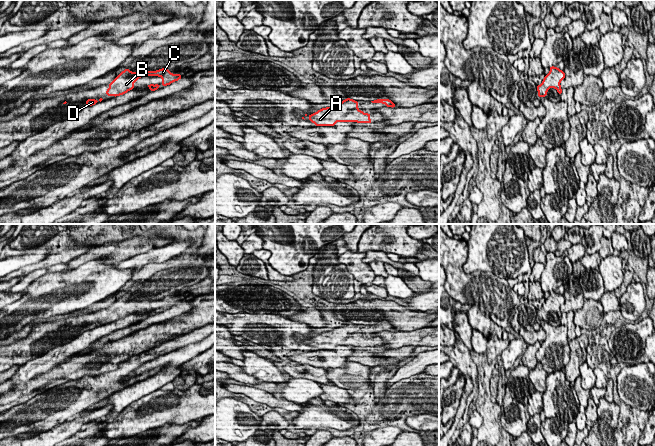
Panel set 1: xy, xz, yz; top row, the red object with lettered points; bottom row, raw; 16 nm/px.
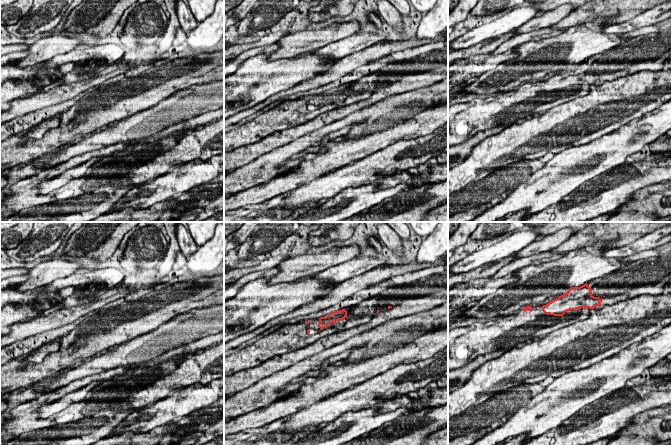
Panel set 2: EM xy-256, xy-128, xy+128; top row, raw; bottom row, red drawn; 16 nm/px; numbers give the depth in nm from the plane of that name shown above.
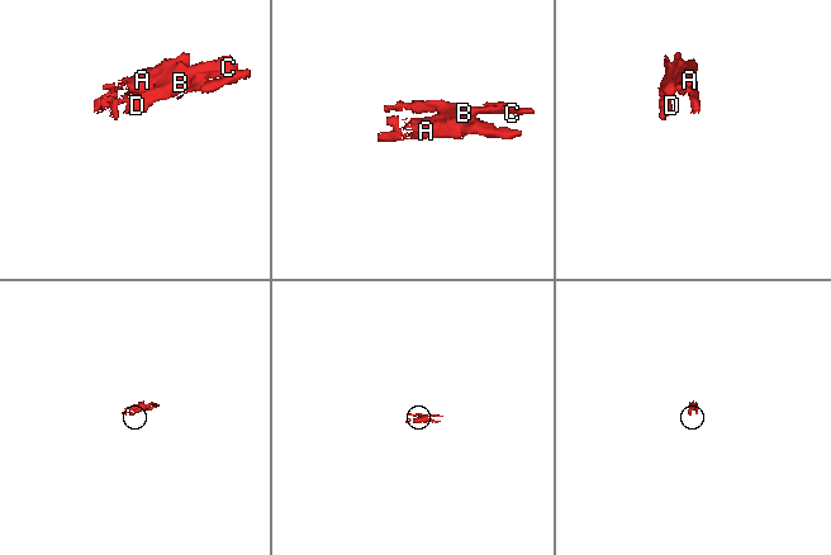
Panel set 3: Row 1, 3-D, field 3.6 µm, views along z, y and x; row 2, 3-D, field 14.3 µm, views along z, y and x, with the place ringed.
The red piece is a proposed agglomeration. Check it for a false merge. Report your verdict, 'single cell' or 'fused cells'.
single cell

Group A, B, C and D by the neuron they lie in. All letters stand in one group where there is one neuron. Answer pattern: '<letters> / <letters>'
A B C D

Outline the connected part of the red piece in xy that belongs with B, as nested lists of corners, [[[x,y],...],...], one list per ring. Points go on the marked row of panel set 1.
[[[162,68],[157,71],[141,71],[131,72],[125,69],[110,83],[110,87],[106,90],[106,95],[113,95],[114,97],[123,95],[134,88],[134,82],[138,81],[140,77],[159,76],[162,78],[162,86],[170,85],[174,81],[182,78],[180,74],[172,74],[167,68]]]

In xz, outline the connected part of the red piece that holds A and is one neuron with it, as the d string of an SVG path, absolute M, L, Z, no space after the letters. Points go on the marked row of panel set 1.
M347 98L334 106L322 108L314 114L308 115L315 126L334 126L336 122L372 123L371 114L358 109L358 102Z

